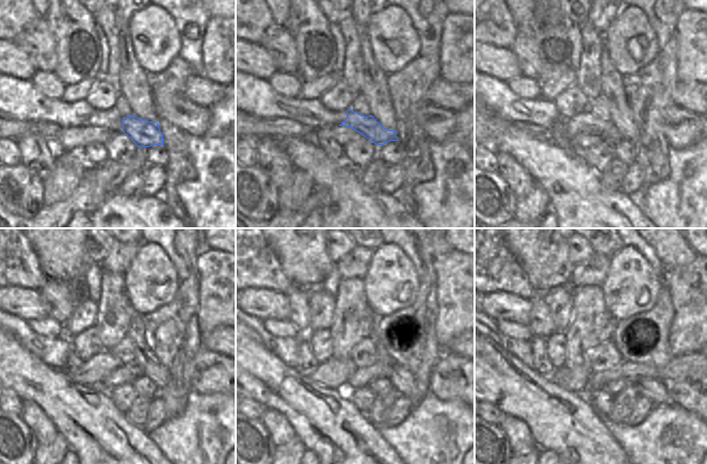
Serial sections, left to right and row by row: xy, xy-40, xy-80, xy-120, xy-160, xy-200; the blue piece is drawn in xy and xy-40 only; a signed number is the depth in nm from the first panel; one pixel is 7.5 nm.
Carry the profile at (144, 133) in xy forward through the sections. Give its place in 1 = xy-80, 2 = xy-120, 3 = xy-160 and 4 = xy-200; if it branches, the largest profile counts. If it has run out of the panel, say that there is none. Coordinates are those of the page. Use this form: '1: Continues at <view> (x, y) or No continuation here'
1: Continues at xy-80 (585, 123)
2: Continues at xy-120 (93, 372)
3: Continues at xy-160 (334, 373)
4: Continues at xy-200 (577, 379)

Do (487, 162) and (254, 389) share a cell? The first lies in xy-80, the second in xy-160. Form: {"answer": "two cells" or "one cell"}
{"answer": "two cells"}

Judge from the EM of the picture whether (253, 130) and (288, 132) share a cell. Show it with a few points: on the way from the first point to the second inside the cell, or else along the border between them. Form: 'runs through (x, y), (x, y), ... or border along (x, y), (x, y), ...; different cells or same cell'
runs through (261, 129), (279, 129); same cell

